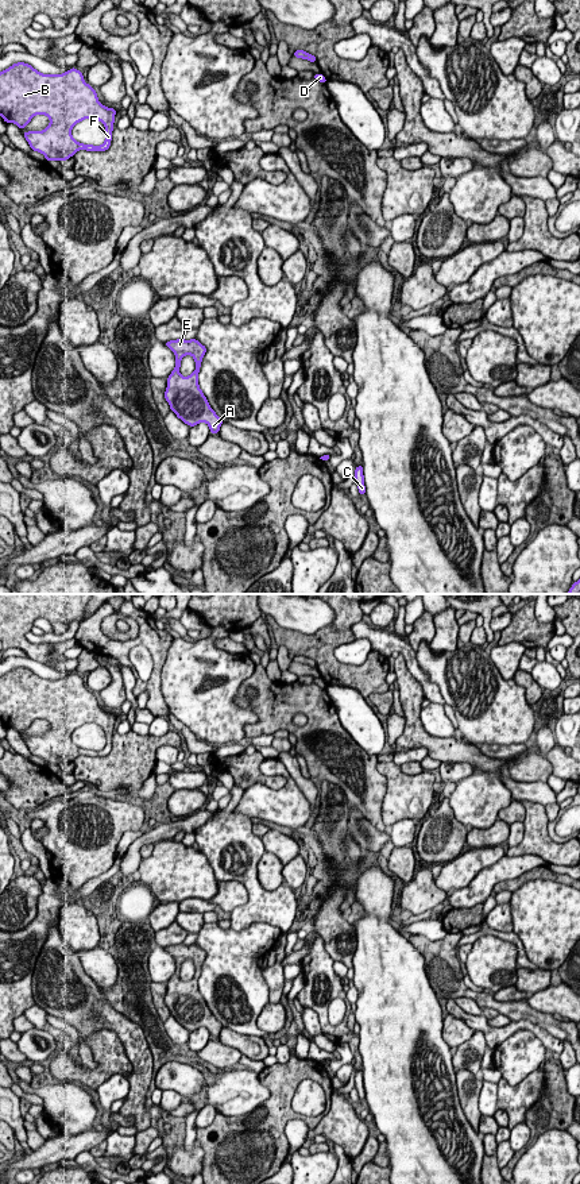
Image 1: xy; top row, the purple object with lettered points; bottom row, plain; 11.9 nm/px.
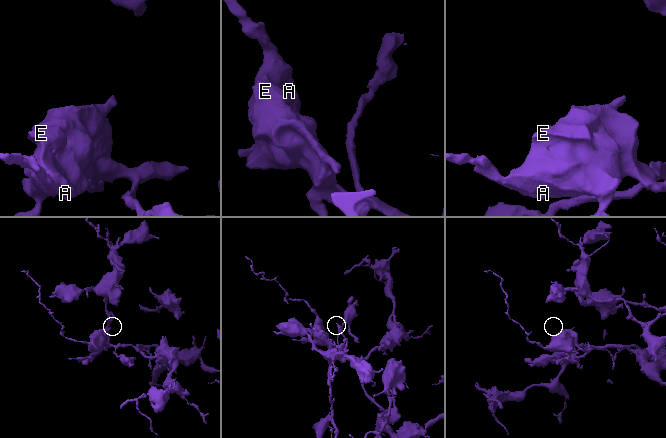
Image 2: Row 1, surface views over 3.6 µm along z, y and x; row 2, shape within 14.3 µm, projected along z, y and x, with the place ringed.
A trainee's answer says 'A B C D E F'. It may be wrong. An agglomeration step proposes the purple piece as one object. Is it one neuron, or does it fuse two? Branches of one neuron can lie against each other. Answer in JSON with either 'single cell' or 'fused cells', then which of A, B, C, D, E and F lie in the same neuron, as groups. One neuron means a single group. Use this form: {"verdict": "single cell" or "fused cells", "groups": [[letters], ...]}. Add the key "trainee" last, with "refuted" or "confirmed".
{"verdict": "fused cells", "groups": [["A", "B", "D", "E", "F"], ["C"]], "trainee": "refuted"}

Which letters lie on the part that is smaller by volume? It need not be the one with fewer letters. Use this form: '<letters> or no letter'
C

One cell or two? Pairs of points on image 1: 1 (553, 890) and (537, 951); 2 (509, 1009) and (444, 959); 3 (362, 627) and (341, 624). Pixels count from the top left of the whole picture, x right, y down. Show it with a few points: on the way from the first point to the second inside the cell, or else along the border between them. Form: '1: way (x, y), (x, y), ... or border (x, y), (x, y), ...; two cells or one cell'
1: way (549, 905), (548, 936); one cell
2: way (490, 1002), (466, 992), (451, 978); one cell
3: border (362, 619), (351, 627), (351, 633), (355, 639); two cells

